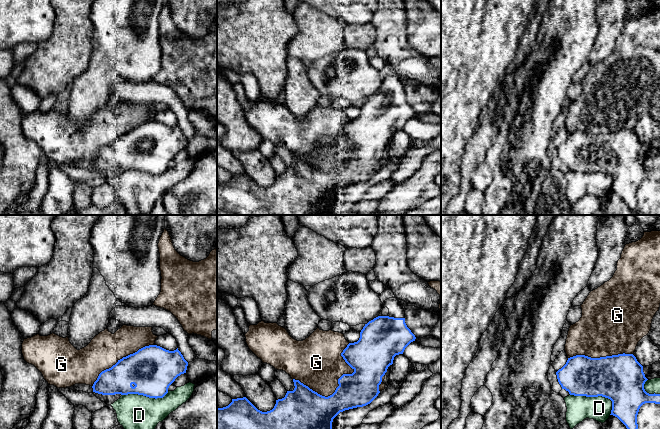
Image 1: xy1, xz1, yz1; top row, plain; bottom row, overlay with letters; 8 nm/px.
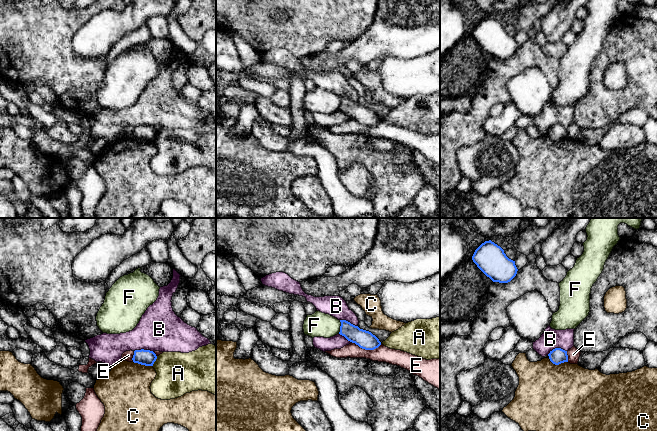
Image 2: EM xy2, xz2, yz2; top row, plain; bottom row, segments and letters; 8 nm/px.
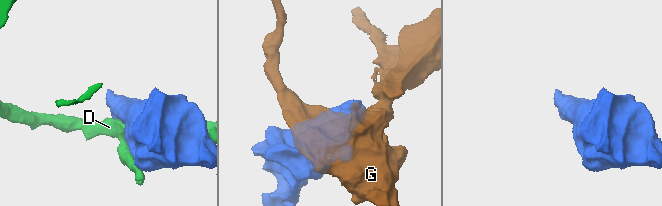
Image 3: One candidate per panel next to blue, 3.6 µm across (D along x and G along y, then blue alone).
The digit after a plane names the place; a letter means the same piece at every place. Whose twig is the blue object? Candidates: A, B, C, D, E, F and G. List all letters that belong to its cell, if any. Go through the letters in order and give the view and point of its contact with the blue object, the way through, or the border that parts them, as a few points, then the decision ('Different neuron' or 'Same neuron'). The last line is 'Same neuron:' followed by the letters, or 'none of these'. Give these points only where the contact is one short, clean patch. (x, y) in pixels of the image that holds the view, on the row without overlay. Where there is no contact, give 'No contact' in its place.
A: Touches blue at xy2 (155, 136). Boundary: xy2 (157, 132), (152, 141). Different neuron
B: Touches blue at yz2 (556, 124). Different neuron
C: Touches blue at yz2 (558, 140). Boundary: yz2 (548, 134), (555, 140), (567, 138). Different neuron
D: Touches blue at yz1 (597, 172). Different neuron
E: Touches blue at xz2 (366, 125). Boundary: xz2 (351, 117), (365, 125), (375, 125), (381, 120). Different neuron
F: Touches blue at xz2 (340, 103). Boundary: xz2 (340, 96), (340, 107), (338, 109). Different neuron
G: Touches blue at xz1 (338, 159). Different neuron
Same neuron: none of these

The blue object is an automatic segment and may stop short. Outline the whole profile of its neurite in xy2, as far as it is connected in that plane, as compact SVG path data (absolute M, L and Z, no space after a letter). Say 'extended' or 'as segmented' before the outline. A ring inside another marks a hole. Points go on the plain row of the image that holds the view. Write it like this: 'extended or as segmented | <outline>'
as segmented | M135 126L133 131L133 138L145 142L153 142L157 132L153 127L150 126Z

